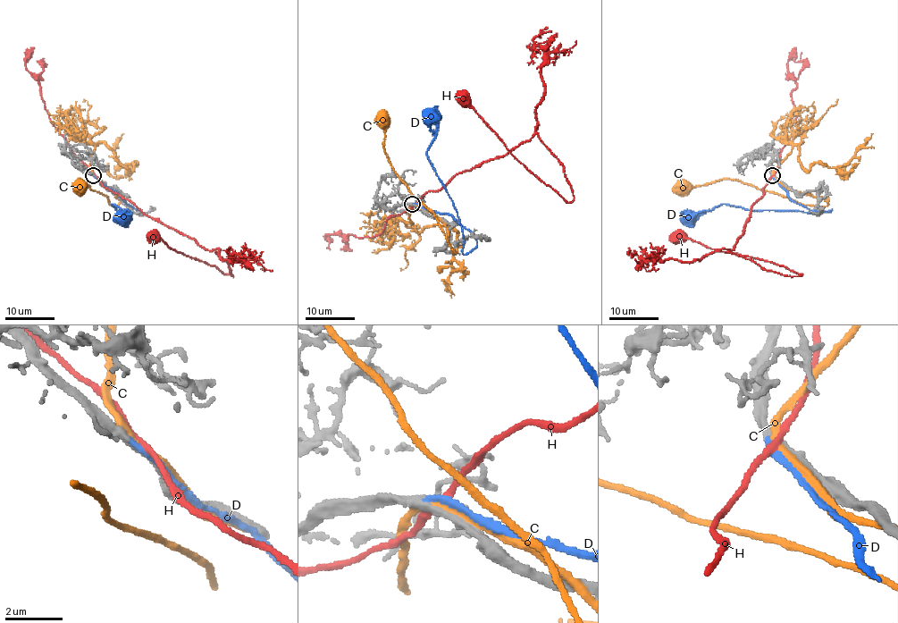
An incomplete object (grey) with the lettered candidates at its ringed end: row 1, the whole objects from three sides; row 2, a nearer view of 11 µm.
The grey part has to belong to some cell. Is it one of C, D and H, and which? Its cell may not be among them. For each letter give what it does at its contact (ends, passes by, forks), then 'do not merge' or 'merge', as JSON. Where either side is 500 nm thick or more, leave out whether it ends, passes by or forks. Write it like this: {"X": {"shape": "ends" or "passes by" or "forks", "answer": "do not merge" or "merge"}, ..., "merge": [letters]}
{"C": {"shape": "passes by", "answer": "do not merge"}, "D": {"shape": "ends", "answer": "merge"}, "H": {"shape": "passes by", "answer": "do not merge"}, "merge": ["D"]}

